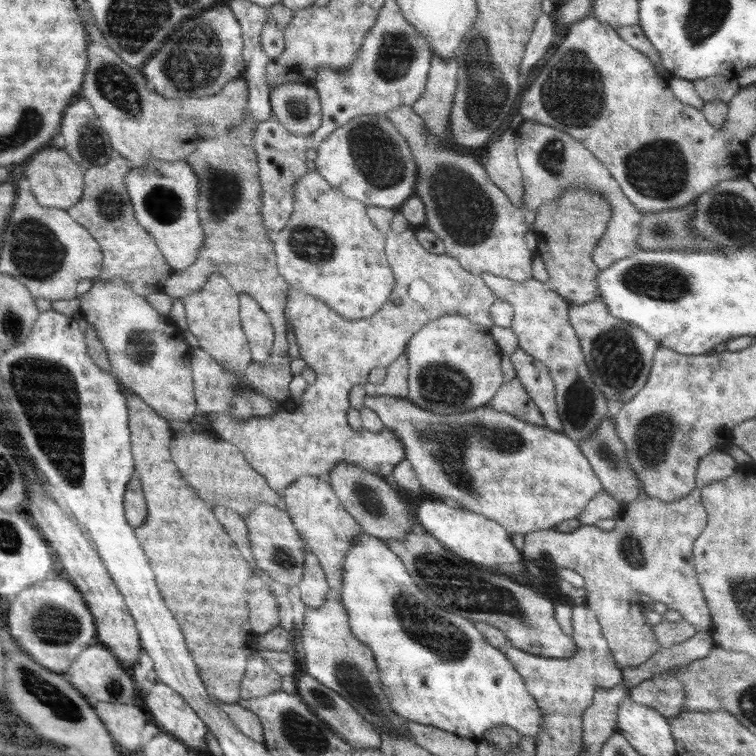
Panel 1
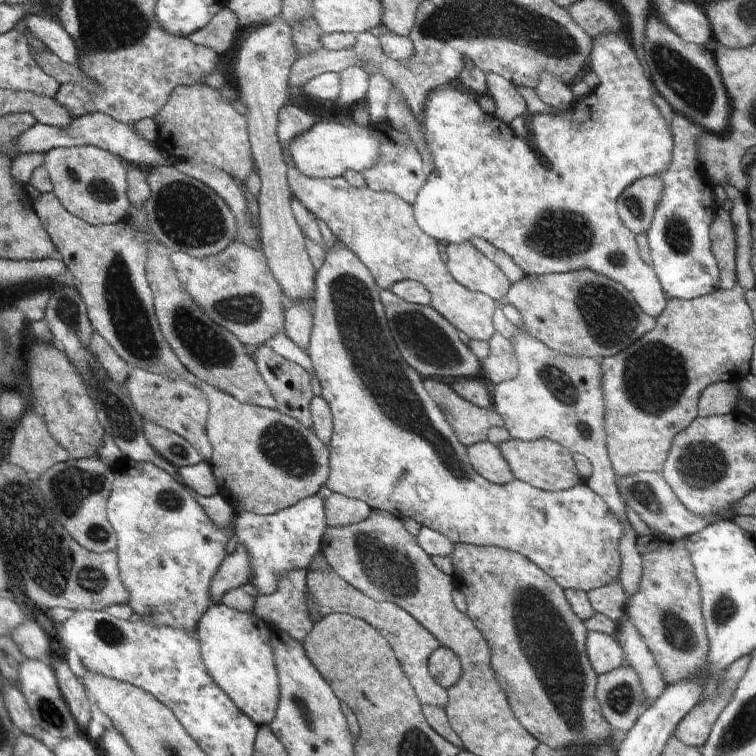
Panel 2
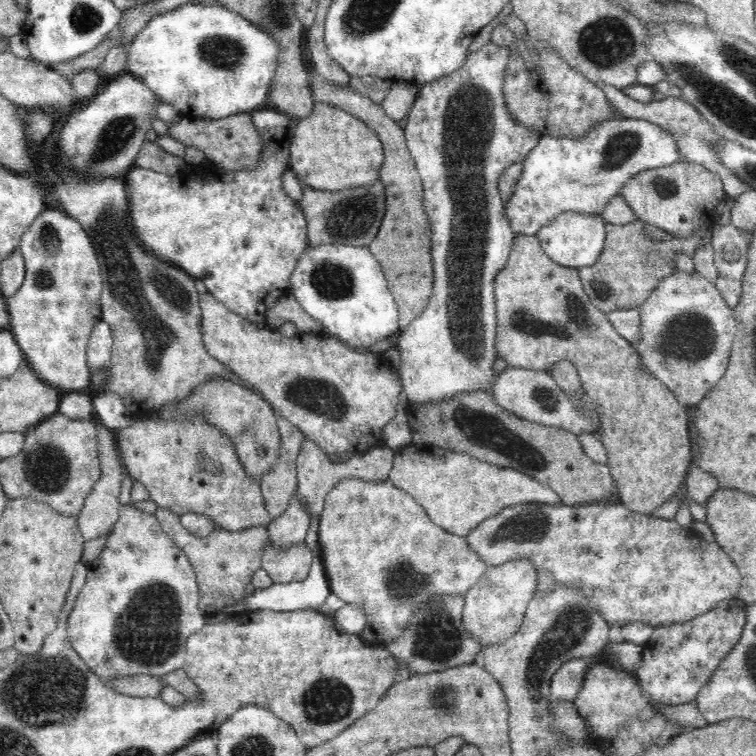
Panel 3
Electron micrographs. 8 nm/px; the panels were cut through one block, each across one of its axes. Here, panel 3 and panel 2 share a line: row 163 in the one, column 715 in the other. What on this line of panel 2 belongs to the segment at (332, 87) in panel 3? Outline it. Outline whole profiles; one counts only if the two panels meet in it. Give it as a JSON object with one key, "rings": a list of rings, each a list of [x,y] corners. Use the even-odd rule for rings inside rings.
{"rings":[[[720,381],[707,386],[700,395],[698,414],[700,417],[725,415],[736,411],[739,388],[733,382]]]}

